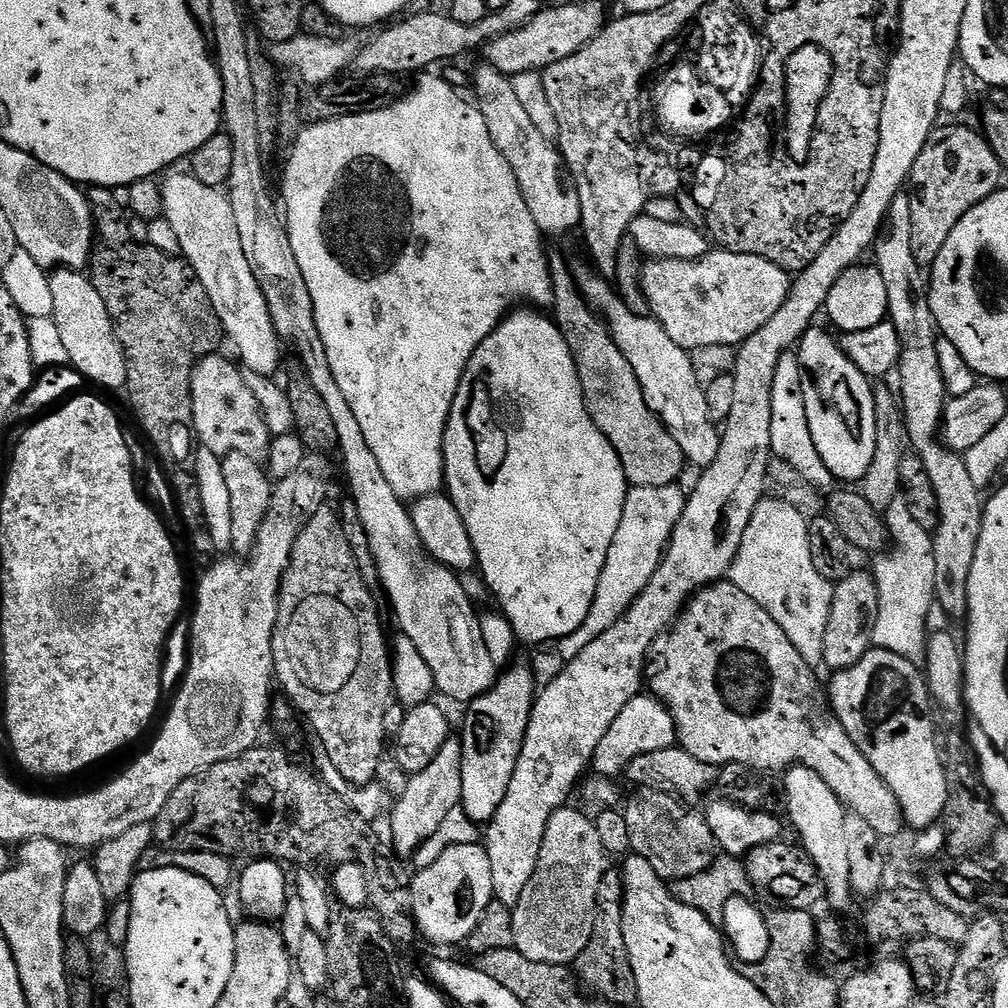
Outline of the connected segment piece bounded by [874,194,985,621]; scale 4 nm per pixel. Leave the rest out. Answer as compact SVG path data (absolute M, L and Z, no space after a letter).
M901 194L894 198L887 221L874 245L874 266L886 281L890 322L898 330L902 342L898 396L902 401L908 444L911 451L922 458L926 474L930 474L930 482L934 482L934 494L938 494L940 524L934 529L932 538L935 603L939 611L941 608L950 619L963 621L968 615L970 570L974 566L978 538L984 529L985 501L982 499L982 489L974 486L974 478L963 455L953 452L938 439L944 422L944 407L950 397L942 376L942 366L938 366L938 342L941 337L938 335L934 310L930 310L930 280L925 269L914 258L913 235L912 196Z

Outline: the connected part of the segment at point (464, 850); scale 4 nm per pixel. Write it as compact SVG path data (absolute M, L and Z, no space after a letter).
M483 843L470 846L450 846L434 866L419 869L412 877L412 916L416 919L419 935L424 936L432 944L460 944L463 945L474 926L486 914L486 906L493 903L492 887L494 874L490 870L490 858L487 847Z

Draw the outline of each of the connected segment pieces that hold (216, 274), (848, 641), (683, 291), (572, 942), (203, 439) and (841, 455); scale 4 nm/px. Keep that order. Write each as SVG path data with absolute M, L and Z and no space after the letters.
M188 172L163 179L161 188L164 220L181 248L183 259L198 273L203 289L219 314L225 337L236 346L241 365L256 374L275 375L282 358L282 341L270 318L265 295L243 253L227 195L221 189L203 185Z
M853 570L845 580L835 581L830 606L830 627L824 637L824 664L832 670L849 668L873 647L872 627L878 614L878 586L871 571Z
M710 250L700 260L647 261L643 270L643 290L649 311L660 321L667 334L678 346L689 352L704 348L732 348L742 345L750 334L758 334L792 292L793 277L784 268L779 268L766 258L754 254L738 254L727 250Z
M572 807L560 808L550 818L538 858L538 866L530 882L526 882L526 890L522 890L522 898L518 898L515 908L512 909L515 948L526 954L530 962L575 965L582 950L590 946L590 938L594 938L596 914L600 911L598 890L602 886L602 878L606 871L604 865L606 853L602 839L598 836L595 819Z
M224 354L207 356L197 364L192 375L192 426L196 429L197 441L221 458L237 452L263 461L274 437L267 428L258 400L246 386L243 371L235 366Z
M813 326L798 345L800 369L804 372L802 394L806 402L806 422L810 422L810 434L818 454L822 454L822 462L826 462L826 470L830 470L837 481L860 482L874 462L878 442L874 384L841 350L839 339L828 332Z

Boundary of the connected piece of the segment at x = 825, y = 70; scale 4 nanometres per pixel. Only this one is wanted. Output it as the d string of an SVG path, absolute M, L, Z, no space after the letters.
M806 45L791 53L786 66L786 146L793 163L805 165L812 155L813 138L819 127L818 114L829 99L835 76L832 56L816 45Z

